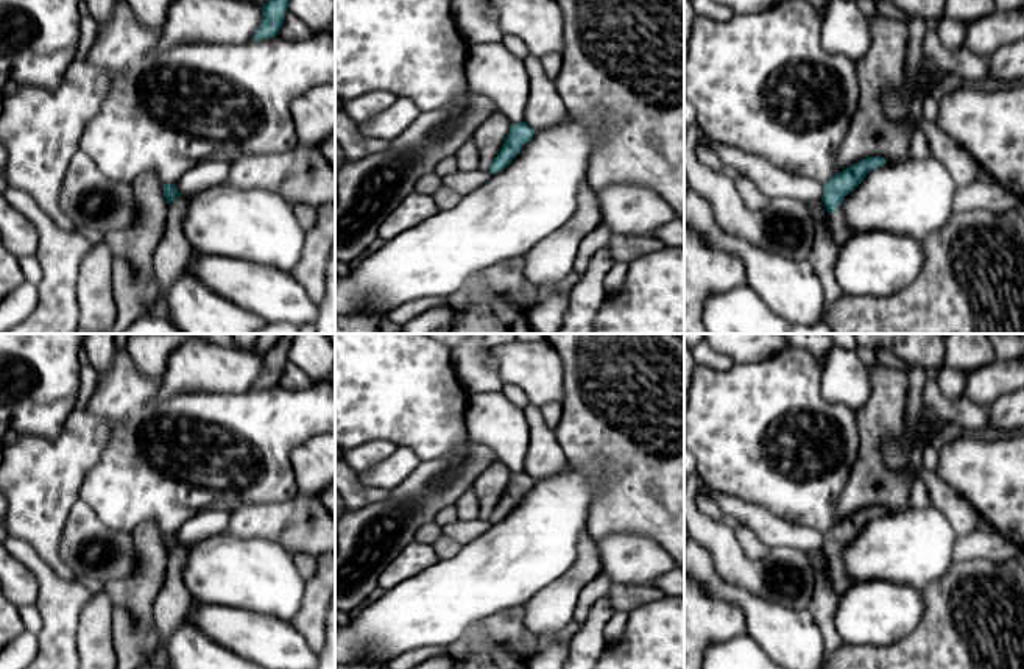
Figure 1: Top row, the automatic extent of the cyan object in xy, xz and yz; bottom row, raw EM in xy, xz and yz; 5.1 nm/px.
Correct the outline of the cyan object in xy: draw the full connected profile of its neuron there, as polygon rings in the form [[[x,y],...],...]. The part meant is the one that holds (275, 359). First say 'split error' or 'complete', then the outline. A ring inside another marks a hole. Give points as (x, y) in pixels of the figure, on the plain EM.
complete; [[[284,334],[263,356],[262,356],[262,374],[256,381],[251,390],[262,390],[274,387],[284,373],[287,363],[288,349],[296,334]]]

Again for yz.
complete; [[[881,505],[865,507],[840,522],[835,522],[823,533],[821,550],[828,563],[835,563],[835,558],[843,552],[845,546],[853,541],[871,519],[885,513],[887,510]]]

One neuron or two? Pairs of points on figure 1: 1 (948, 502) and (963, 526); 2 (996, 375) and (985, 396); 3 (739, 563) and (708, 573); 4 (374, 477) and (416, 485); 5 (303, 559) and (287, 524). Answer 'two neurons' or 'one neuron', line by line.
1: one neuron
2: one neuron
3: two neurons
4: two neurons
5: two neurons

